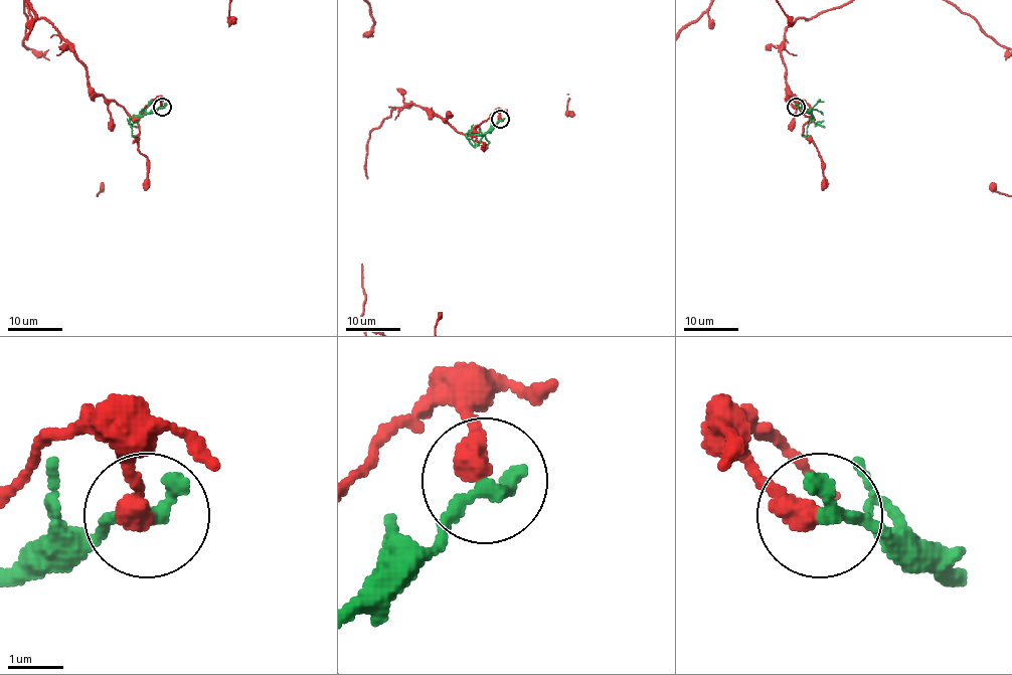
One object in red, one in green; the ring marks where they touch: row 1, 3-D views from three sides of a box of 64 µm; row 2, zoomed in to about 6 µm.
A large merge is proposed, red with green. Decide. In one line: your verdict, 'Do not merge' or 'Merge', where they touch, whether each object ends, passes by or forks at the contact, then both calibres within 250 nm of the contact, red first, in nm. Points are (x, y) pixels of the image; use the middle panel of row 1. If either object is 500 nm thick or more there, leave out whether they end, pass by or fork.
Do not merge. Place: (500, 119). At the ring red ends. At the ring green ends. Thickness 440 nm (red) against 320 nm

